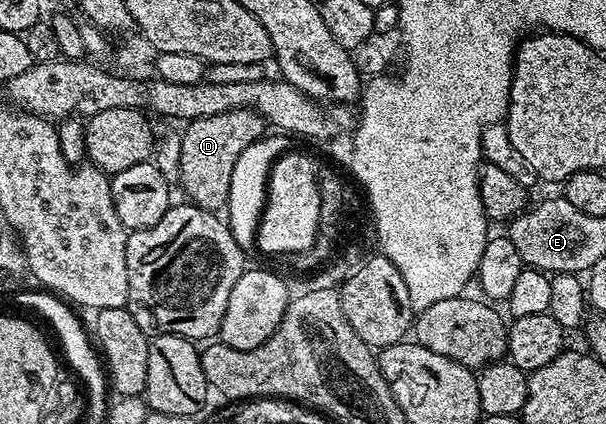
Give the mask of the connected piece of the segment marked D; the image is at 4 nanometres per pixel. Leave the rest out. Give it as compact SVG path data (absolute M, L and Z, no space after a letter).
M251 108L229 110L225 114L213 114L209 118L190 121L182 129L180 176L178 183L188 201L204 208L206 212L218 213L226 209L233 166L241 152L251 143L265 136L265 121Z

